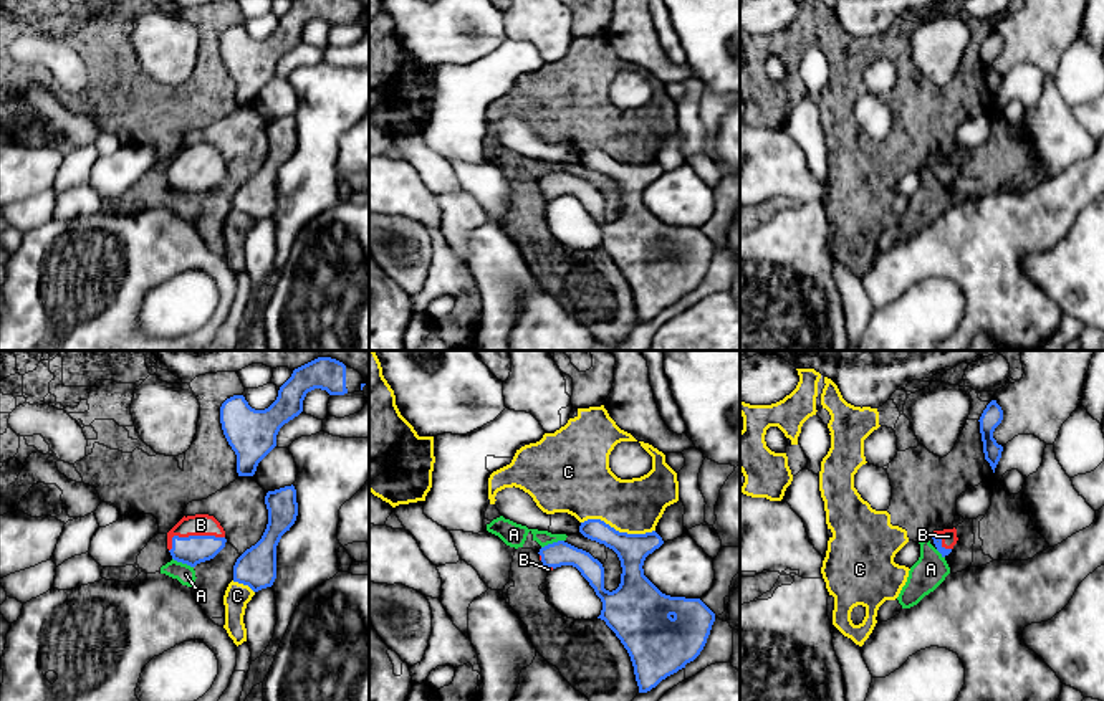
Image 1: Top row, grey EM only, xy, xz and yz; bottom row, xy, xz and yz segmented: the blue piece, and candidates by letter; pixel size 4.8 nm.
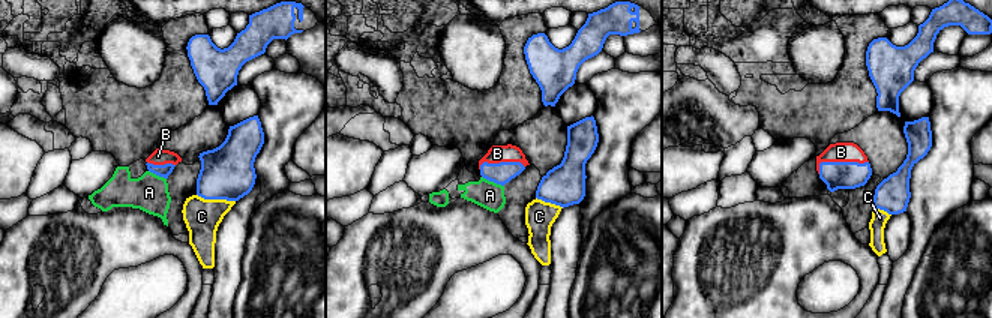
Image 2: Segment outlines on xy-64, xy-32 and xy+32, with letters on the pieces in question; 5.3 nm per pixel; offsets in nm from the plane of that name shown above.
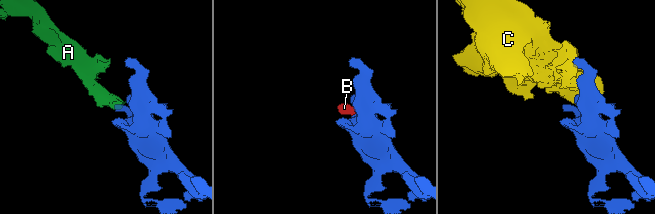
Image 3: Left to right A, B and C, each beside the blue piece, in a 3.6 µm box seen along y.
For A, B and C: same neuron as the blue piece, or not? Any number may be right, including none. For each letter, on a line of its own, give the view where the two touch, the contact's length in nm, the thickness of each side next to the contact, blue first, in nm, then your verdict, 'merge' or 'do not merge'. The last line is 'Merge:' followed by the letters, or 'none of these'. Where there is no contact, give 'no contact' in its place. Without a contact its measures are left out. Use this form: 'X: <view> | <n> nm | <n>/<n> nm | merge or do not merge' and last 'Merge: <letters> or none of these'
A: xz | 120 nm | 120/120 nm | do not merge
B: xy | 280 nm | 140/110 nm | merge
C: xz | 360 nm | 150/280 nm | do not merge
Merge: B

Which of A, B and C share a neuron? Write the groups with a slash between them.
A / B / C

